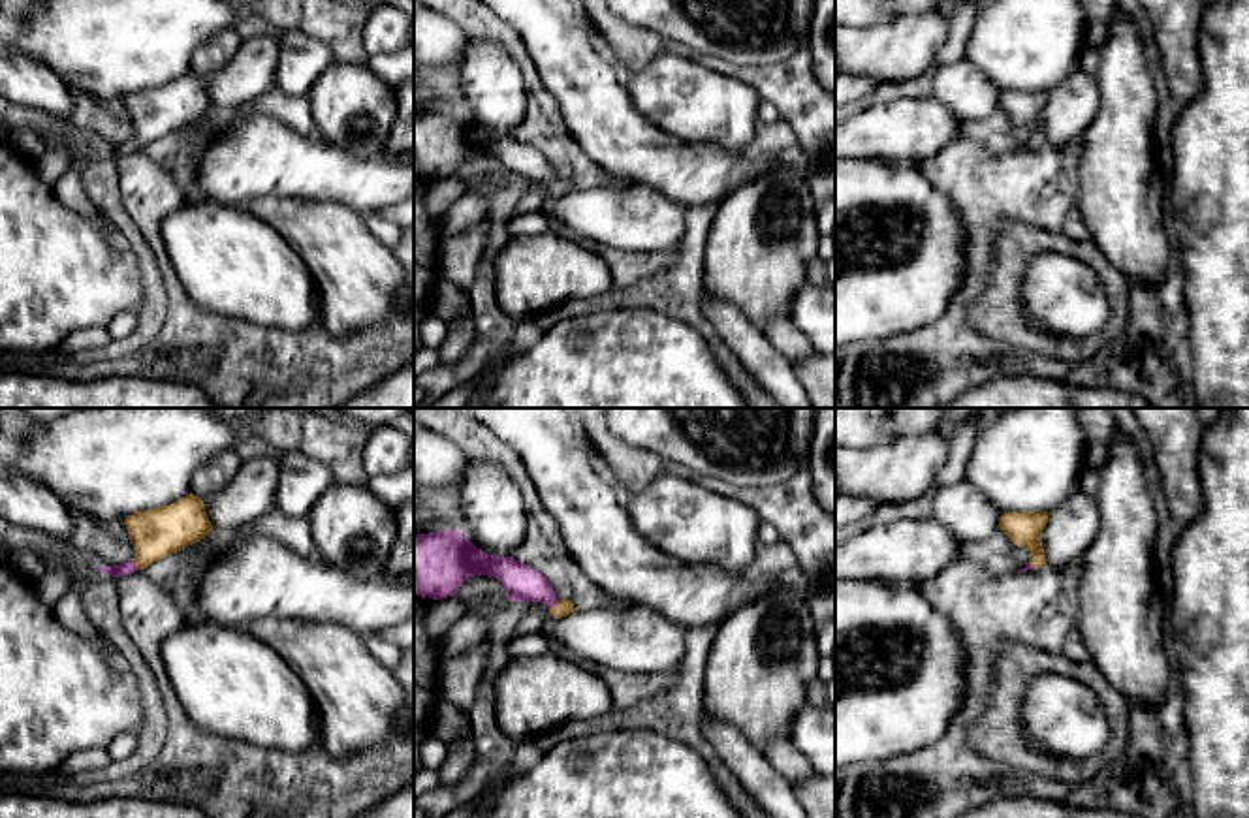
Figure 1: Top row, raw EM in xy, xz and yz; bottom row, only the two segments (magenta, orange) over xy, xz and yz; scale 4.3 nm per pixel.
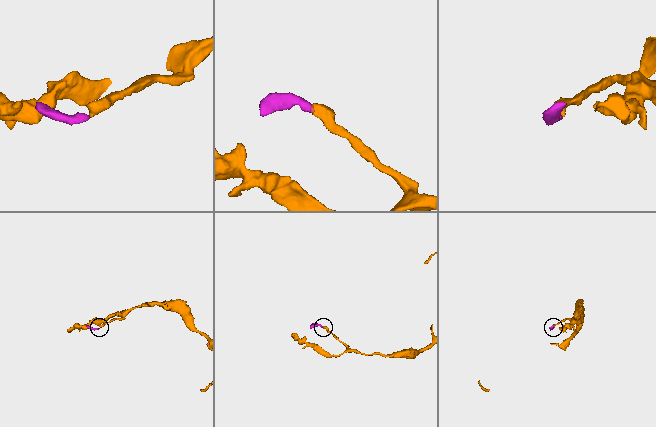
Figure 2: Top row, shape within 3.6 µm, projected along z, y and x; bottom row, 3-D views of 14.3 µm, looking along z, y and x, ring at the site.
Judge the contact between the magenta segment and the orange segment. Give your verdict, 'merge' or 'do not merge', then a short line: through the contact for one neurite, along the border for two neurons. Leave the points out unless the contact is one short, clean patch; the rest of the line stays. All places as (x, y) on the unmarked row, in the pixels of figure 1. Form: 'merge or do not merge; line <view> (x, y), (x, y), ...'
merge; line xz (523, 162), (538, 168), (553, 185), (563, 187)

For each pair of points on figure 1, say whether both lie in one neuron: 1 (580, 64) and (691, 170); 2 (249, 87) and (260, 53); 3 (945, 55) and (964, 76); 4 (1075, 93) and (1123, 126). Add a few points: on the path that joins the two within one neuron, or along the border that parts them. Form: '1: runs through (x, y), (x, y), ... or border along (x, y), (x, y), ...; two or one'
1: runs through (597, 96), (659, 158); one
2: runs through (249, 79), (254, 61); one
3: border along (973, 23), (964, 55), (935, 68); two
4: border along (1095, 78), (1099, 91), (1097, 115), (1080, 140); two

